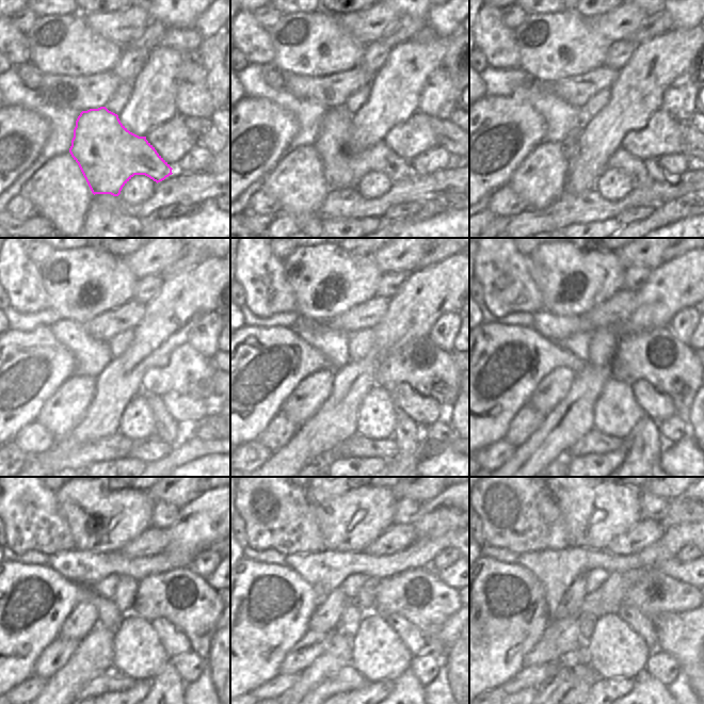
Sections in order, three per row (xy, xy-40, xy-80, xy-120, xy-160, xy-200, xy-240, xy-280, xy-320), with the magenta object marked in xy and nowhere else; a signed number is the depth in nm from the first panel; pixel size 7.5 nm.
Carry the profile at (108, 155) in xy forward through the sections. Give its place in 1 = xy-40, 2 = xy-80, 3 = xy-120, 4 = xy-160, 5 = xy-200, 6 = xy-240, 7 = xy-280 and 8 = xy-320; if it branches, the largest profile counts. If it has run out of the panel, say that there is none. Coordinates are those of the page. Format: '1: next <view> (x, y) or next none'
1: next xy-40 (340, 171)
2: next xy-80 (634, 168)
3: next xy-120 (166, 429)
4: next xy-160 (408, 434)
5: next xy-200 (645, 445)
6: next xy-240 (166, 693)
7: next xy-280 (408, 693)
8: next xy-320 (649, 693)

